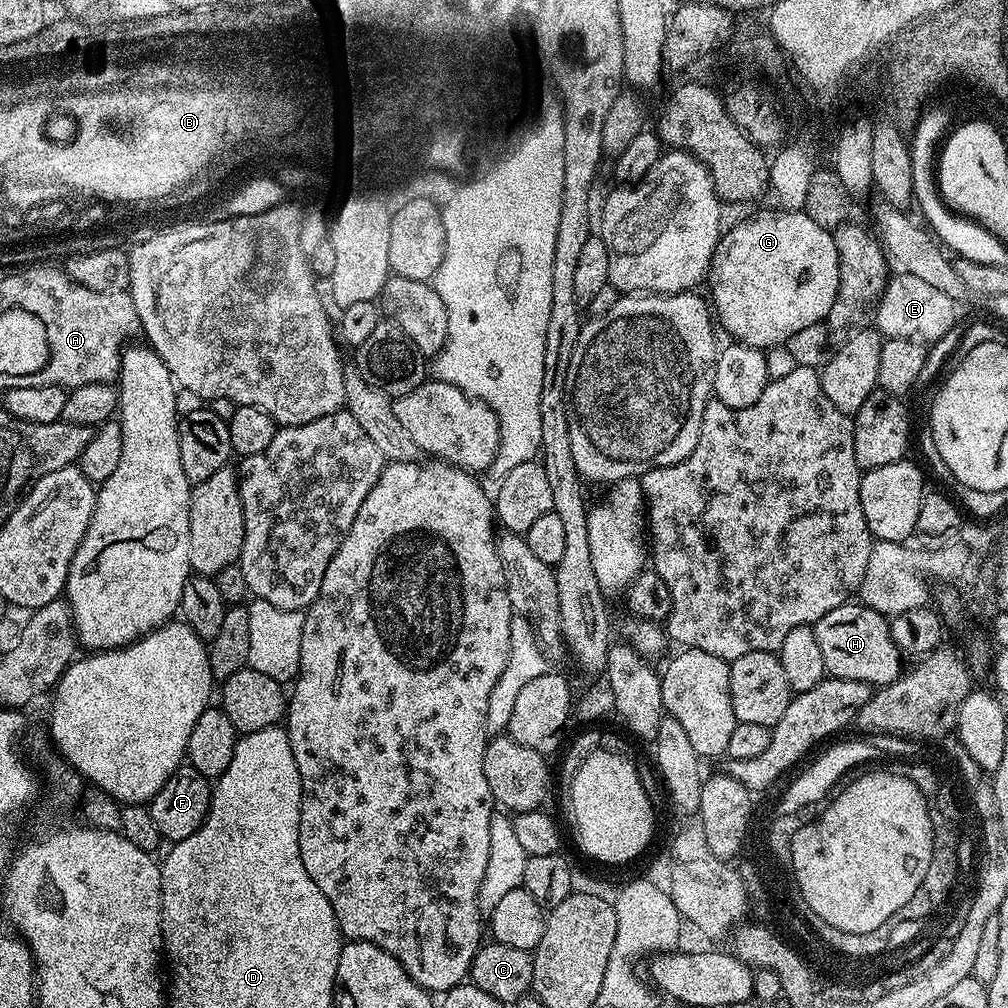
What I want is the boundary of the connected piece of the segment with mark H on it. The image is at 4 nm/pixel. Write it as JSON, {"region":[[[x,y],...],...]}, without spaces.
{"region":[[[860,602],[830,610],[814,627],[825,673],[837,680],[857,680],[873,686],[893,684],[902,674],[902,653],[888,629],[889,621]]]}

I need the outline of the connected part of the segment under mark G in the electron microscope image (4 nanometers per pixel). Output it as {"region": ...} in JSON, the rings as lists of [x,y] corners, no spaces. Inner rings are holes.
{"region":[[[803,210],[799,212],[775,211],[756,212],[753,216],[748,216],[745,220],[738,221],[729,232],[727,229],[716,244],[716,249],[712,254],[712,263],[706,277],[706,284],[712,287],[710,304],[714,309],[714,316],[718,321],[719,327],[721,329],[724,327],[732,335],[731,339],[733,341],[748,344],[751,348],[759,348],[761,350],[787,345],[788,339],[794,334],[798,334],[798,330],[821,323],[834,306],[836,295],[838,294],[838,282],[840,281],[840,259],[838,258],[838,250],[831,231],[818,226],[818,222],[814,222],[814,218],[810,218],[808,213]]]}

